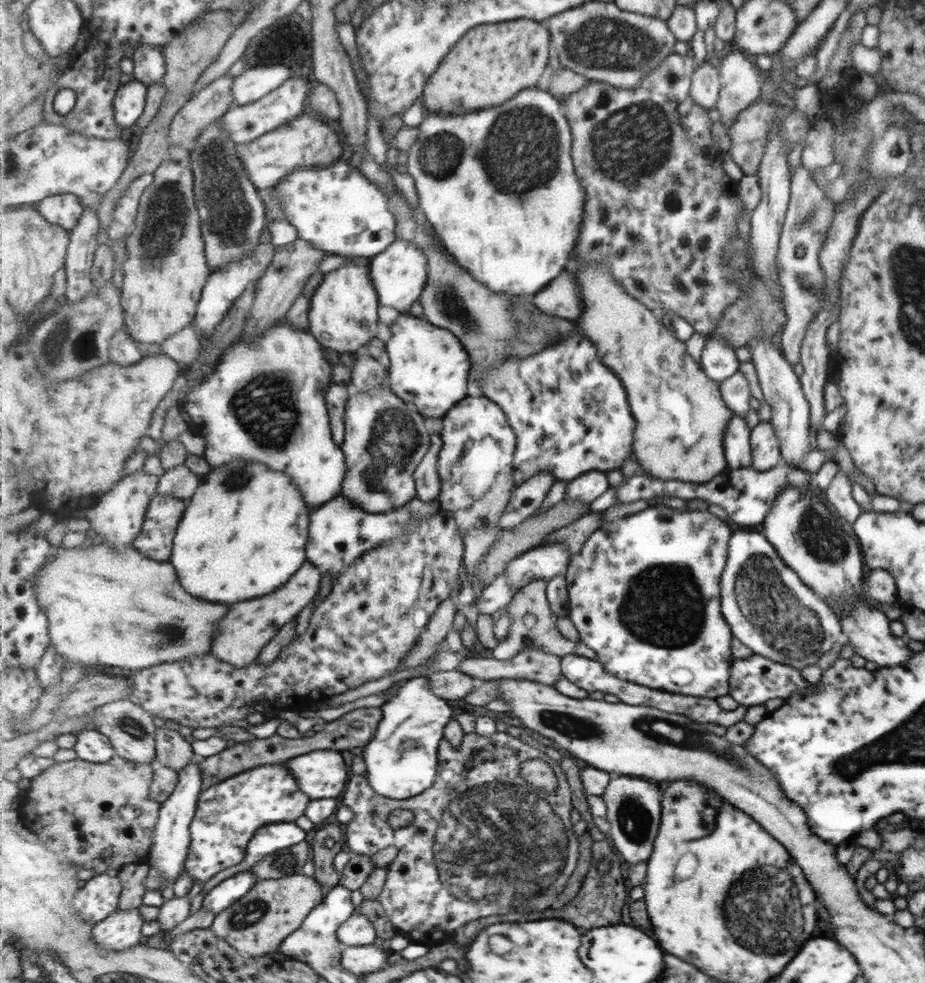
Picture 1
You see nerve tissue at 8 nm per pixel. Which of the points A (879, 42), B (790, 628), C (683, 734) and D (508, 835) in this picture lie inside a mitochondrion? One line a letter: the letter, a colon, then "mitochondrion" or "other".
A: other
B: mitochondrion
C: mitochondrion
D: mitochondrion

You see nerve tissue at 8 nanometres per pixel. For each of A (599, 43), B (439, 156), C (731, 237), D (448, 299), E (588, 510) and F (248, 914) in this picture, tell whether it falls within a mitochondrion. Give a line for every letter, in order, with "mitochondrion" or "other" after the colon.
A: mitochondrion
B: mitochondrion
C: other
D: mitochondrion
E: other
F: mitochondrion

